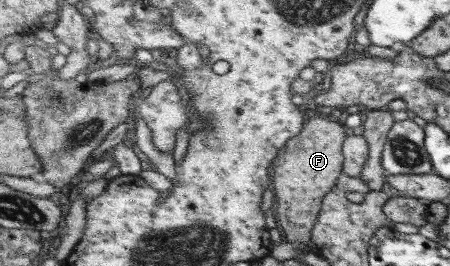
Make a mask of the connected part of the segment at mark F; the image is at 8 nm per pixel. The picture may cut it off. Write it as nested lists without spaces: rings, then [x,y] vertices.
[[[309,114],[305,130],[296,135],[286,148],[278,154],[276,176],[274,176],[275,199],[277,200],[277,220],[286,240],[294,244],[294,250],[304,250],[312,245],[313,228],[325,199],[331,191],[336,190],[338,176],[345,166],[343,147],[347,139],[344,124]]]

